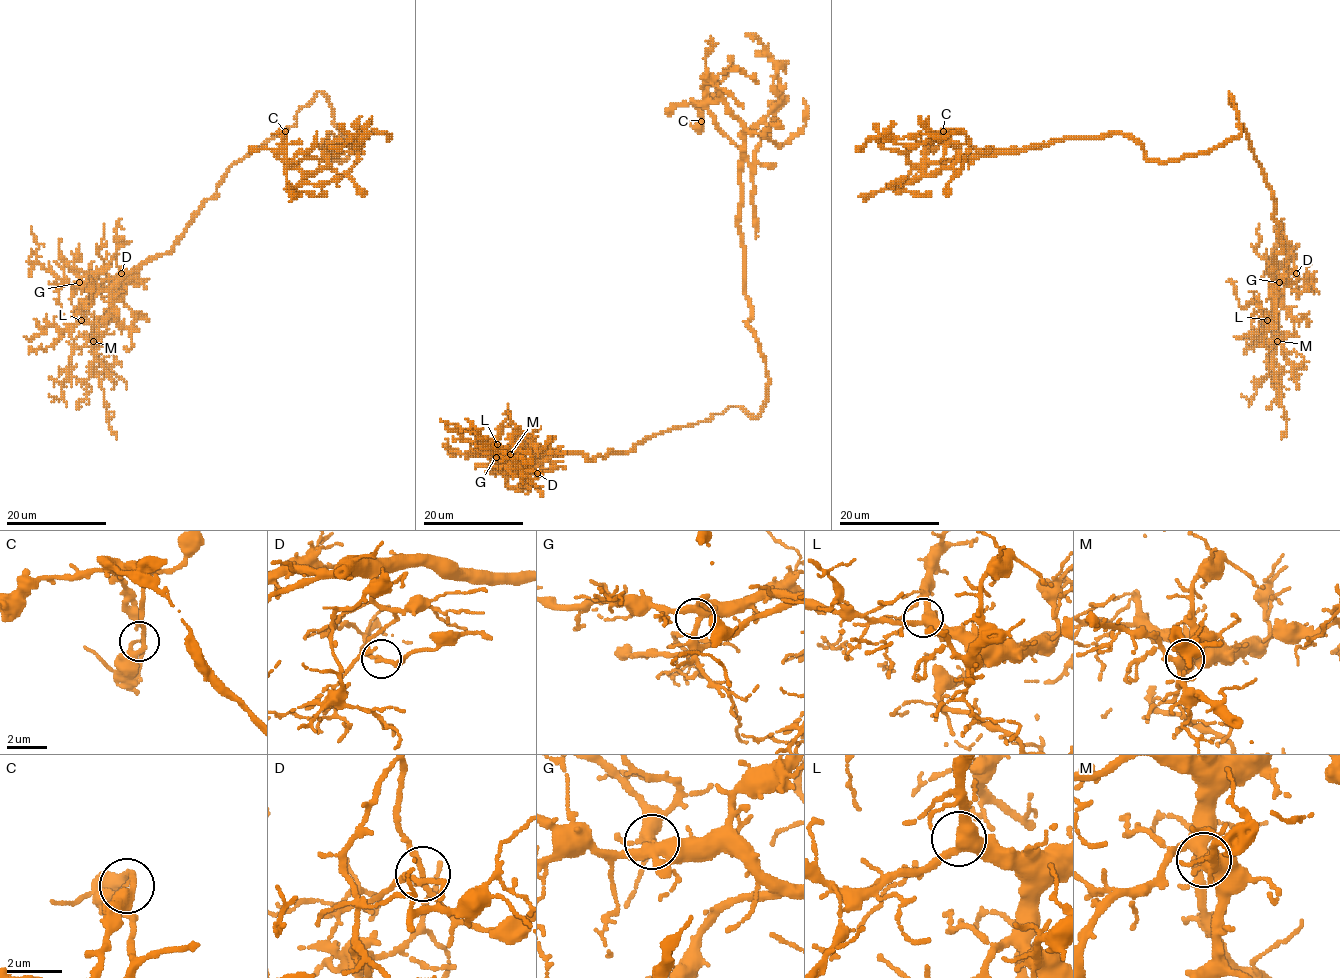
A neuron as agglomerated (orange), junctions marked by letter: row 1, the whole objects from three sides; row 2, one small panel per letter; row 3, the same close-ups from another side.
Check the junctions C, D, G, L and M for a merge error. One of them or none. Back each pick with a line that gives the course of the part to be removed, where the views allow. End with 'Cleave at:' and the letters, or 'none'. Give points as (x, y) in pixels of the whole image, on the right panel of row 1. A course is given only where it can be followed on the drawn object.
C: (943, 131), (925, 151), (932, 162), (988, 154), (932, 133), (901, 138), (885, 133), (859, 148)
Cleave at: C

